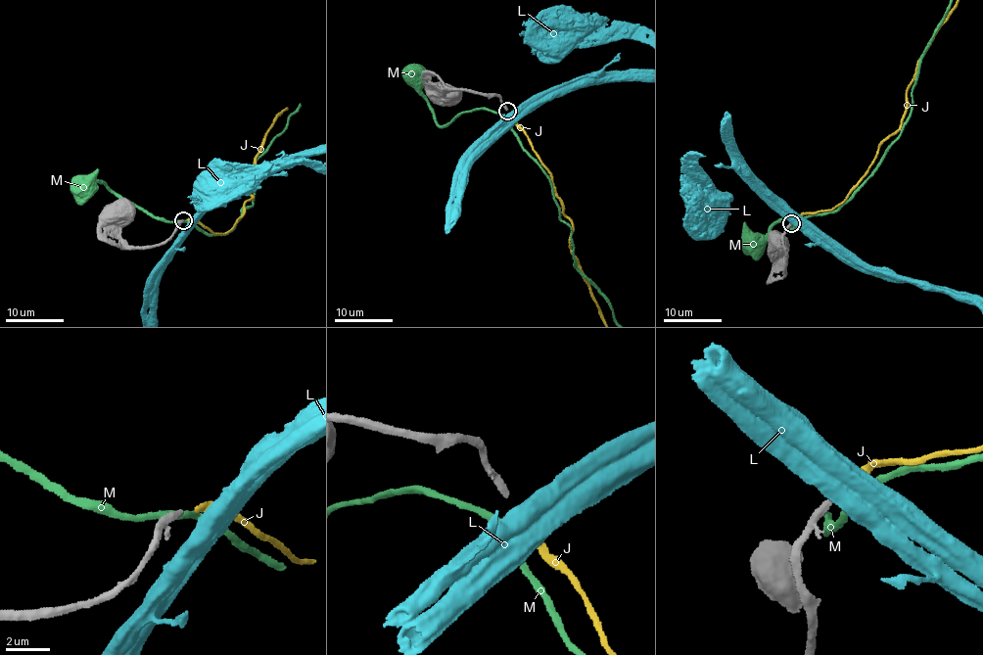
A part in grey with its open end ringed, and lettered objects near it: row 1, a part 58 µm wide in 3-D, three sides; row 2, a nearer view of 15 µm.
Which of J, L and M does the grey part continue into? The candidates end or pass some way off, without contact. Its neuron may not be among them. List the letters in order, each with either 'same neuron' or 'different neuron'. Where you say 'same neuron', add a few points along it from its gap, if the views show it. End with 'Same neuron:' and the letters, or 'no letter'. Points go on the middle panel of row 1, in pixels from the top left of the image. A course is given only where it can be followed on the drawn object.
J: same neuron
L: different neuron
M: different neuron
Same neuron: J

